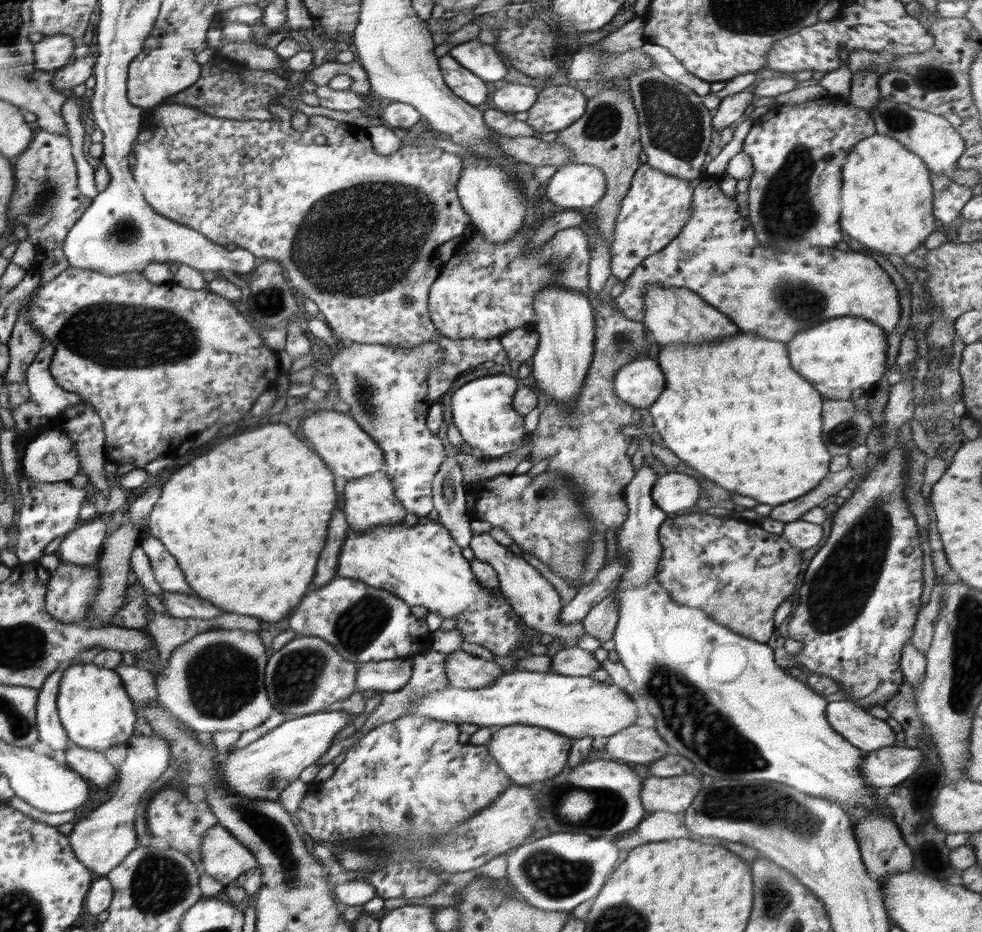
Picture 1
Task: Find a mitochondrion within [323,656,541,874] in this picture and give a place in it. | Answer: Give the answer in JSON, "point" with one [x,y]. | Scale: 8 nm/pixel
{"point":[372,850]}

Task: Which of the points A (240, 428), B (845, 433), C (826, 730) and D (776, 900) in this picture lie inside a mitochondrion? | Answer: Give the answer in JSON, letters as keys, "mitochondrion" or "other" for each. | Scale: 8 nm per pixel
{"A":"other","B":"mitochondrion","C":"other","D":"mitochondrion"}

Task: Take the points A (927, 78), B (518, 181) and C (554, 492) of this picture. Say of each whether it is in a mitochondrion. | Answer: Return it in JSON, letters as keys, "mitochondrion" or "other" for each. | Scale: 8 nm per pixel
{"A":"mitochondrion","B":"other","C":"mitochondrion"}

